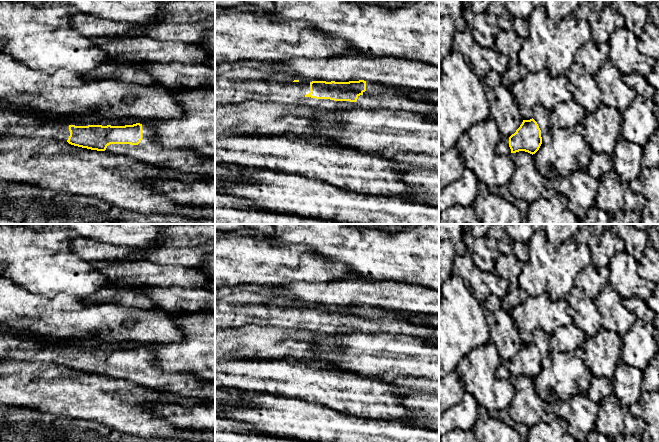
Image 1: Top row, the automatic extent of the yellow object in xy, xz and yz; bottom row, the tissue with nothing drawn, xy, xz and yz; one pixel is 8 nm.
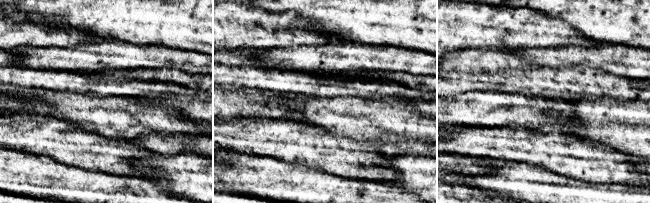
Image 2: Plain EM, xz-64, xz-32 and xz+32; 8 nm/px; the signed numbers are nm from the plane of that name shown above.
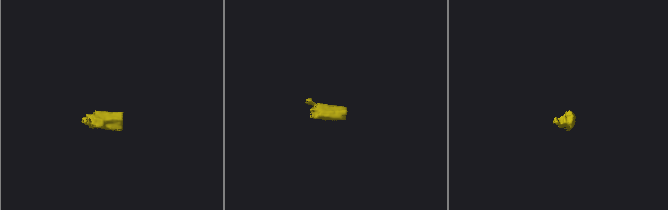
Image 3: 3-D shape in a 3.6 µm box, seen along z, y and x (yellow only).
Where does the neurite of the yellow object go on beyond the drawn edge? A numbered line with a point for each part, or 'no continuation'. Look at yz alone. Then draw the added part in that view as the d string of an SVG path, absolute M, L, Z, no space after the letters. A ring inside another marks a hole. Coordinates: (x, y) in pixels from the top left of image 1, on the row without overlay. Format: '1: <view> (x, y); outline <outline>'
1: yz (540, 338); outline M542 329L533 330L533 341L541 354L541 361L545 363L549 356L548 334Z
2: yz (502, 372); outline M501 361L497 371L496 376L499 379L511 379L511 373L509 371L509 361Z

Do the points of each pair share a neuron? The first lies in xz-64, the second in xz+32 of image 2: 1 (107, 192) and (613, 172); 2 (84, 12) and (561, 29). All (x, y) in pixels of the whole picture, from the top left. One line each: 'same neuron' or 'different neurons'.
1: different neurons
2: different neurons

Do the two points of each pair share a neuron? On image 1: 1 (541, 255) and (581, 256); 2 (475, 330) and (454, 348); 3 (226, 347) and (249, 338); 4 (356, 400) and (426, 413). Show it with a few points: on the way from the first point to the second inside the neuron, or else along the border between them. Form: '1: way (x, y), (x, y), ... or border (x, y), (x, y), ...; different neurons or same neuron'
1: way (551, 256), (571, 256); same neuron
2: way (470, 332), (459, 343); same neuron
3: way (232, 344), (243, 342); same neuron
4: border (412, 392), (402, 398), (412, 413), (403, 419); different neurons

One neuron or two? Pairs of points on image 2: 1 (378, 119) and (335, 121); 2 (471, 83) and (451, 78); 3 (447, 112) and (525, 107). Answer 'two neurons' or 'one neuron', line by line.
1: one neuron
2: one neuron
3: one neuron

